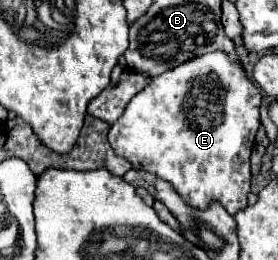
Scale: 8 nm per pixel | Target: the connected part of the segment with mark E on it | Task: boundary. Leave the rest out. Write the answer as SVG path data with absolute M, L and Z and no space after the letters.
M212 51L210 55L202 55L198 59L190 59L158 77L154 77L138 95L134 95L134 99L130 99L130 103L126 105L126 111L124 115L110 127L110 133L108 133L108 141L112 145L112 149L116 151L116 155L124 157L132 167L140 169L140 171L148 171L148 173L154 173L156 177L168 181L174 191L186 201L186 205L190 205L192 209L206 209L212 201L218 201L224 205L224 209L230 213L230 215L236 215L240 209L244 209L248 205L248 193L250 193L250 153L252 153L252 147L256 143L256 131L260 129L260 101L262 101L262 93L258 91L256 83L252 79L248 79L246 75L246 69L240 61L232 61L230 55L226 55L224 51Z

